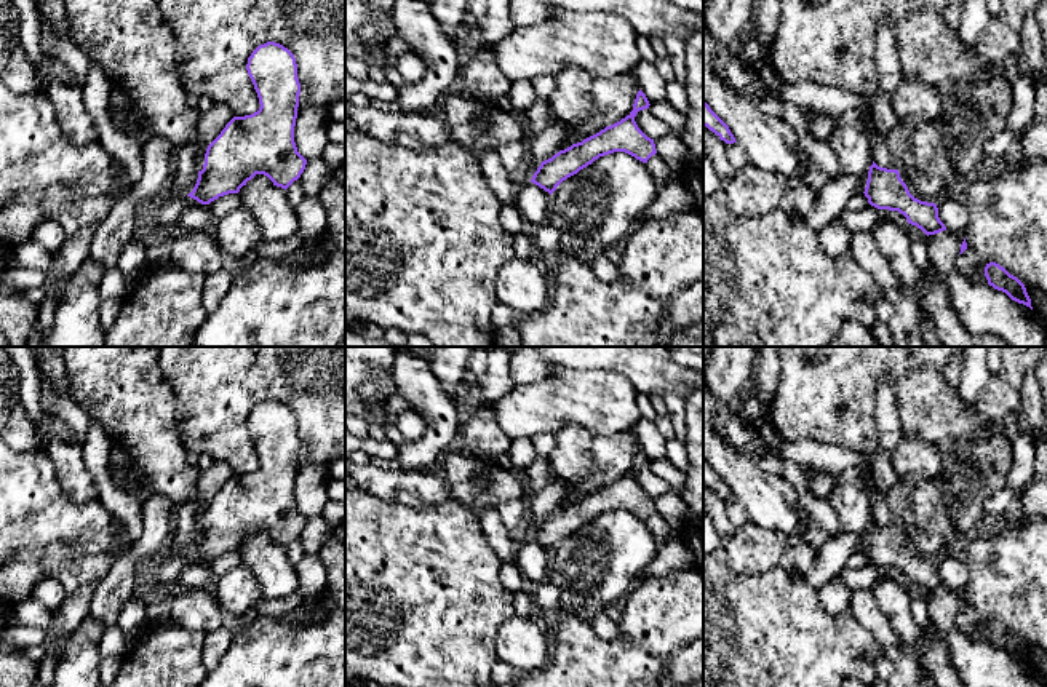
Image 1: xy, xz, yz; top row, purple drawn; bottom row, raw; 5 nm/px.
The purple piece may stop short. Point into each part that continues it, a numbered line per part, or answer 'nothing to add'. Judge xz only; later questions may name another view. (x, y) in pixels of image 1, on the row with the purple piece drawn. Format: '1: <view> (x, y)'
nothing to add

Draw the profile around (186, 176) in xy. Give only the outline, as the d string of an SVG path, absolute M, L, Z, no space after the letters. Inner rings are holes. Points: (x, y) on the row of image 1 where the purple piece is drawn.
M182 147L174 150L176 174L171 187L177 195L189 195L198 179L198 166L195 160L195 149Z

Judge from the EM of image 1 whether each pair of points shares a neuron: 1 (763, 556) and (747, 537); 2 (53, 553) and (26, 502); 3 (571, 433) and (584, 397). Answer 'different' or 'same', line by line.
1: same
2: different
3: different

